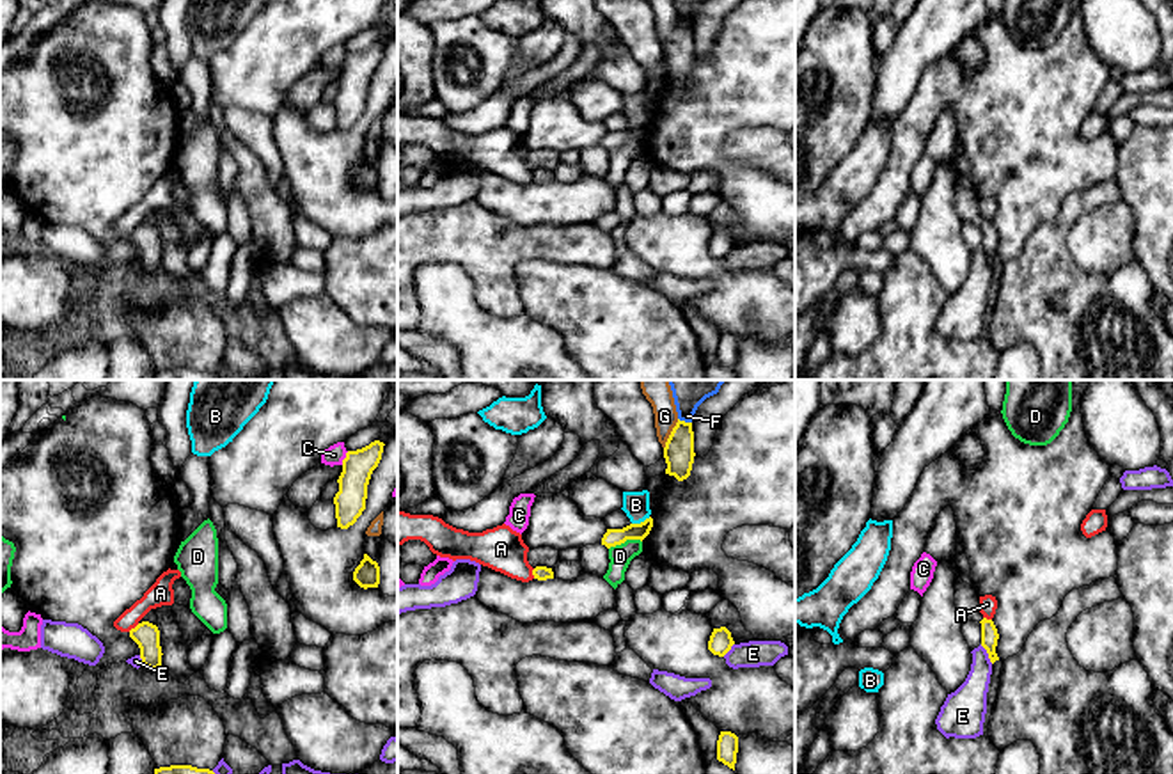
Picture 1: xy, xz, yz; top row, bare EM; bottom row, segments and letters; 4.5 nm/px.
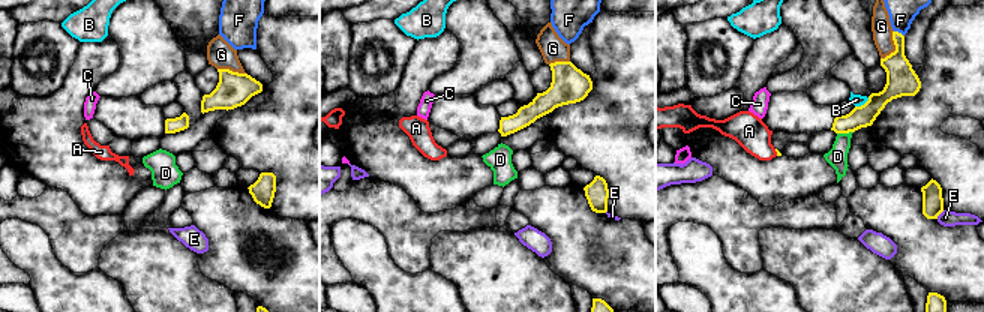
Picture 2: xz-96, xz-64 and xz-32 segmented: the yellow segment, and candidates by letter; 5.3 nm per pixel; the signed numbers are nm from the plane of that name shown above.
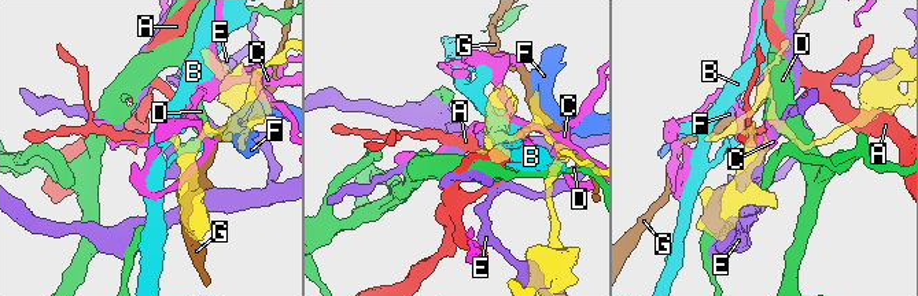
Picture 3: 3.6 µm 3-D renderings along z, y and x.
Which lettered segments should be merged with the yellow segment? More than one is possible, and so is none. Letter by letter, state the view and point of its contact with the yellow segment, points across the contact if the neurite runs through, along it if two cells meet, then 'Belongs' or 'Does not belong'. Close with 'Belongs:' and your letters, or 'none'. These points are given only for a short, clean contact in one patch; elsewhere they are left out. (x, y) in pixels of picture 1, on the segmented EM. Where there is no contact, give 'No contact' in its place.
A: Touches yellow at xy (135, 627). Boundary: xy (139, 623), (128, 631). Does not belong
B: Touches yellow at xz (641, 522). Boundary: xz (650, 517), (632, 524). Does not belong
C: Touches yellow at xy (345, 458). Boundary: xy (348, 451), (341, 464). Does not belong
D: Touches yellow at xz (625, 540). Boundary: xz (641, 540), (625, 540), (609, 549). Does not belong
E: Touches yellow at yz (987, 652). Does not belong
F: Touches yellow at xz (684, 421). Boundary: xz (678, 418), (691, 423). Does not belong
G: Touches yellow at xz (671, 434). Does not belong
Belongs: none

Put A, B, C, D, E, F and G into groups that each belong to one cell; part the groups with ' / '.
A / B / C / D / E / F / G

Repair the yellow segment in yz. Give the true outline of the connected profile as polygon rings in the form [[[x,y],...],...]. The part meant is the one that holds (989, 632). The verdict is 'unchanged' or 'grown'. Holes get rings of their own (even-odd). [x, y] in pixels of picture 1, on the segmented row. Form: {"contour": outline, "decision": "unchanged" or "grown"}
{"contour": [[[983,618],[980,623],[981,623],[981,646],[987,650],[988,659],[994,664],[996,660],[999,660],[996,653],[996,646],[999,639],[997,628],[994,621],[987,618]]], "decision": "unchanged"}

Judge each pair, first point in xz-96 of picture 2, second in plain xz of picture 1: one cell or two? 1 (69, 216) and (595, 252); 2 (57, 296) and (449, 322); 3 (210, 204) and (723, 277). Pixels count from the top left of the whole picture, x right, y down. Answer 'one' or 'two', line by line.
1: one
2: one
3: one

